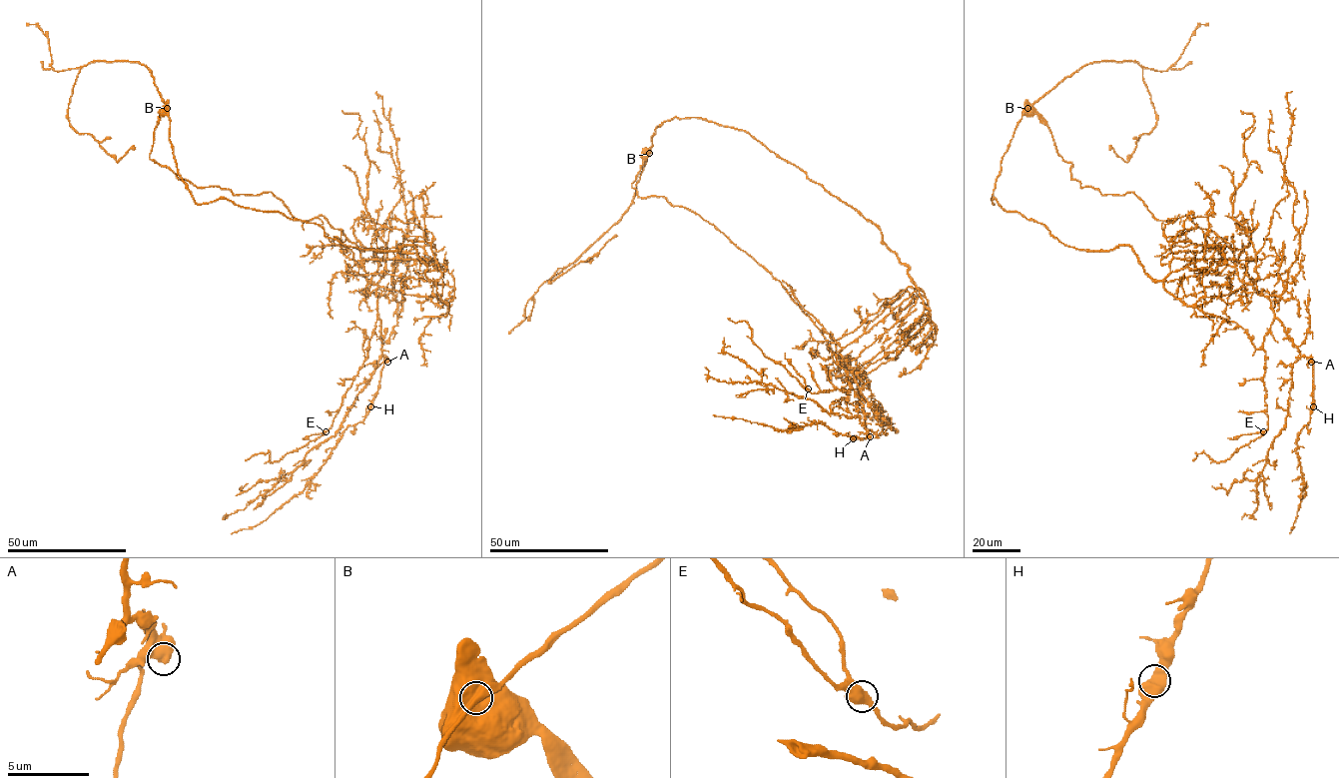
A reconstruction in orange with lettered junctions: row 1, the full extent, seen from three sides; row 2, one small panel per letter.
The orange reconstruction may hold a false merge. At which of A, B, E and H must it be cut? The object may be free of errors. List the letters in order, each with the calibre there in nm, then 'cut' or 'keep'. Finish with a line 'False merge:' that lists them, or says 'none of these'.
A: calibre 800 nm; keep
B: calibre 1200 nm; cut
E: calibre 650 nm; keep
H: calibre 650 nm; keep
False merge: B

